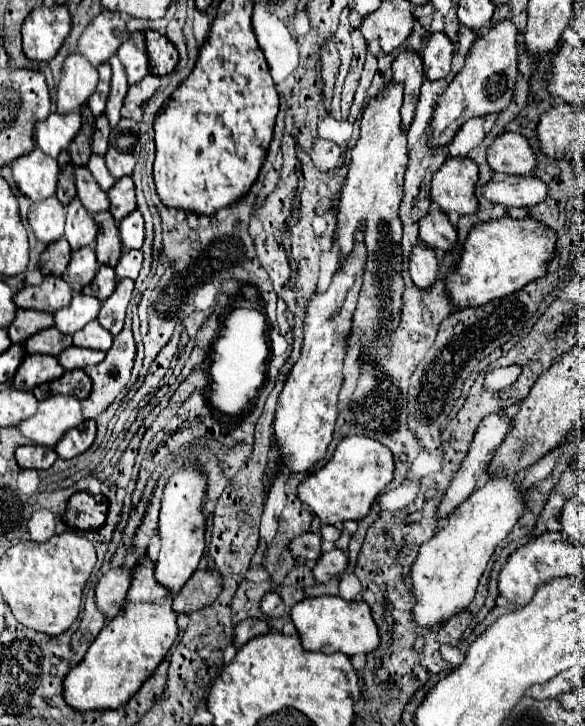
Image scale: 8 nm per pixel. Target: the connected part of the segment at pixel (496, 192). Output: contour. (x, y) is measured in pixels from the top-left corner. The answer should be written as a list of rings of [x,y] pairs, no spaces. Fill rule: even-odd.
[[[510,175],[504,181],[490,181],[482,189],[484,197],[496,205],[508,207],[532,207],[544,201],[548,185],[536,175]]]

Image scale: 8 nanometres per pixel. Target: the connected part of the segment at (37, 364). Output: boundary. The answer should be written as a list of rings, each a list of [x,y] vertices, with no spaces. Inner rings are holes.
[[[26,355],[26,359],[20,363],[12,387],[18,391],[32,391],[36,385],[54,381],[62,377],[64,369],[60,367],[56,357],[50,355]]]

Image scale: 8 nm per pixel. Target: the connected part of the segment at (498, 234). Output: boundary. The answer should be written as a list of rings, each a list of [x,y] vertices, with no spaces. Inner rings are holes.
[[[504,215],[488,223],[476,225],[464,243],[456,271],[448,277],[448,293],[458,309],[478,307],[496,297],[506,297],[520,291],[526,283],[546,275],[546,267],[556,253],[556,231],[548,225],[526,219],[512,219]]]

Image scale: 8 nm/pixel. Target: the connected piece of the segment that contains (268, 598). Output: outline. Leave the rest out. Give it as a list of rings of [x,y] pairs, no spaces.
[[[266,591],[266,595],[260,601],[260,611],[268,619],[280,619],[284,615],[284,601],[276,591]]]

